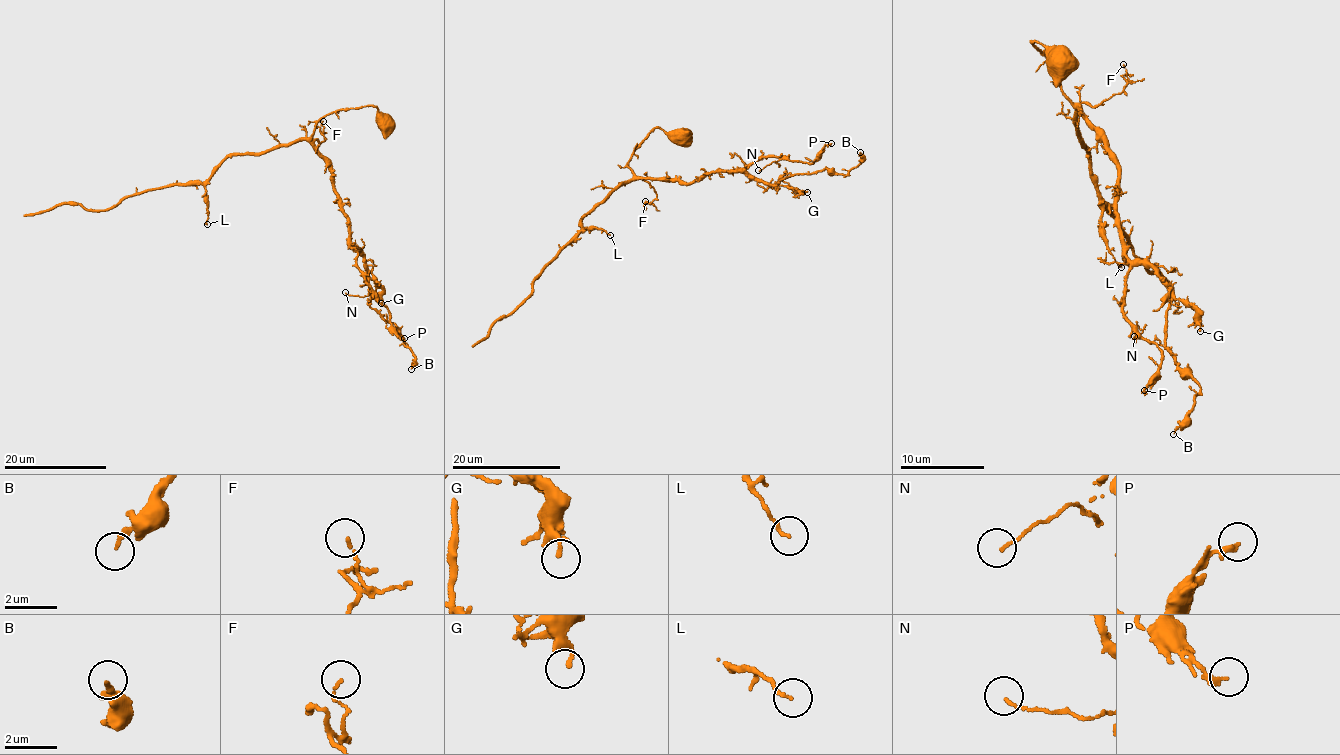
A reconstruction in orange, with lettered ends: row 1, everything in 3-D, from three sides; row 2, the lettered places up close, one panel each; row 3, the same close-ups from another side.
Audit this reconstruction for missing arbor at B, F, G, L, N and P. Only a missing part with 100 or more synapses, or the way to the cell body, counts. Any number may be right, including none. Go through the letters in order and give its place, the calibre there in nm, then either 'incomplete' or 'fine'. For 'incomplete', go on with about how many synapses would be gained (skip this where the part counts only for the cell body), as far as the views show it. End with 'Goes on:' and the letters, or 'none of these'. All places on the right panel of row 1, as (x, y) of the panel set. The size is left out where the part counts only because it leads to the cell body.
B: at (1173, 434); 190 nm thick; fine
F: at (1123, 64); 120 nm thick; fine
G: at (1200, 331); 170 nm thick; fine
L: at (1121, 267); 120 nm thick; fine
N: at (1134, 336); 100 nm thick; fine
P: at (1144, 390); 240 nm thick; fine
Goes on: none of these

